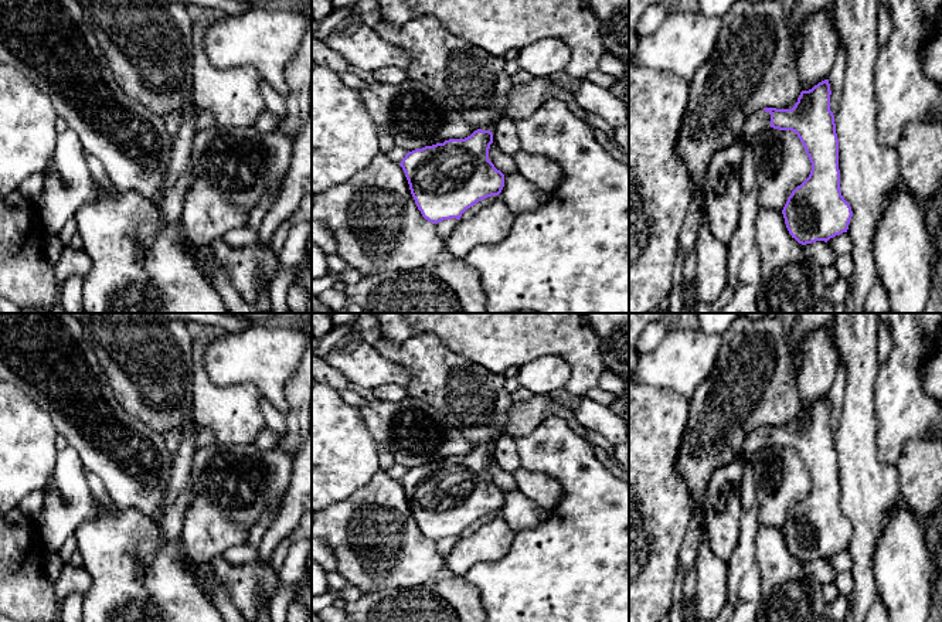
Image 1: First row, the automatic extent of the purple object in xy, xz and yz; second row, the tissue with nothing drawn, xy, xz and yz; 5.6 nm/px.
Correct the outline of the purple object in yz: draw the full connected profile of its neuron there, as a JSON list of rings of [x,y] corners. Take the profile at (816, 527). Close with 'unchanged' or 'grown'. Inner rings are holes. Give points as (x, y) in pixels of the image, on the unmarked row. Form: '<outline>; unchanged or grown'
[[[824,397],[802,408],[792,426],[764,425],[749,432],[738,458],[747,460],[773,445],[792,448],[812,480],[809,494],[798,503],[782,527],[792,555],[806,562],[847,550],[853,528],[840,507],[839,456],[830,428],[830,401]]]; grown

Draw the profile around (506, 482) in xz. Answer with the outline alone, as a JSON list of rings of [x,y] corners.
[[[494,460],[489,466],[489,477],[494,482],[497,487],[503,492],[517,490],[517,482],[513,473],[501,470]]]

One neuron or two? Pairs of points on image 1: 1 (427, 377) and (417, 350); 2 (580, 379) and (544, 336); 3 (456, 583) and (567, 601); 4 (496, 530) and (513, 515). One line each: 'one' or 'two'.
1: one
2: one
3: two
4: two

